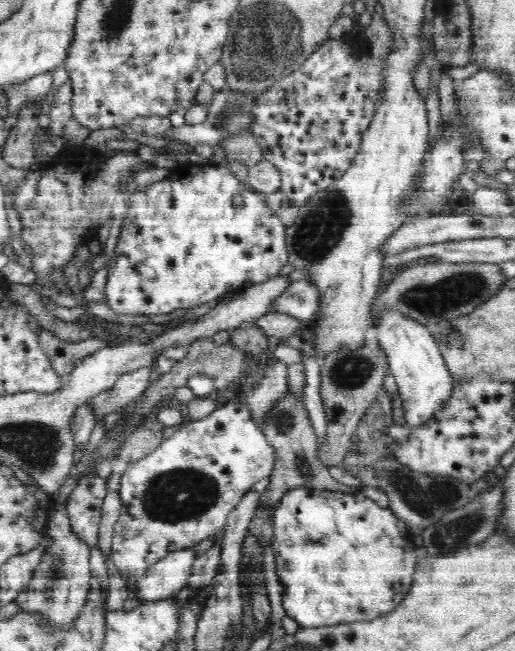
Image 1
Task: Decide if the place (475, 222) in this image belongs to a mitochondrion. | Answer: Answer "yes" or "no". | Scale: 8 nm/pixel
no

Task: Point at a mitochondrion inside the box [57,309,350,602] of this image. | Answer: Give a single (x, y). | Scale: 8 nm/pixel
(176, 496)

